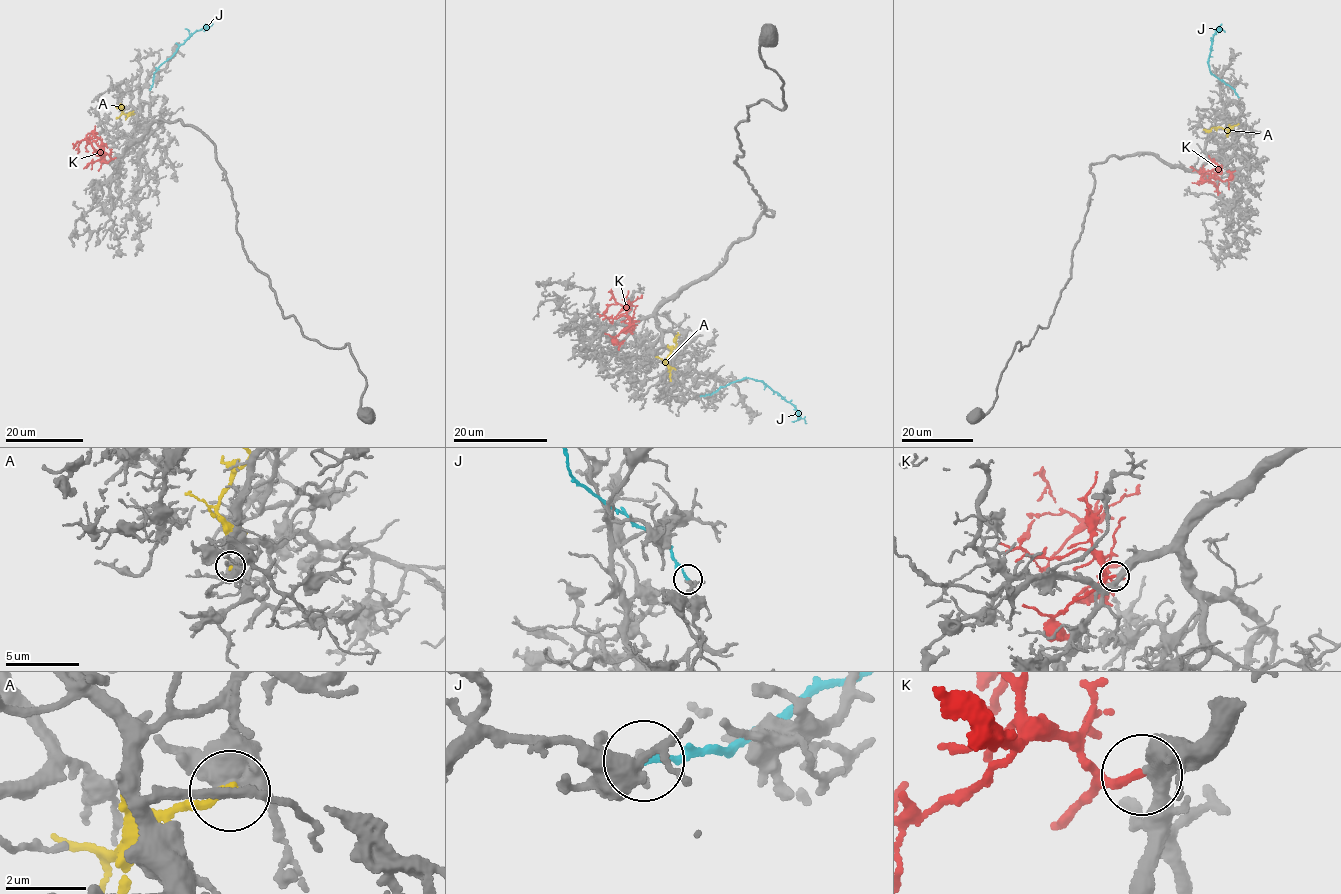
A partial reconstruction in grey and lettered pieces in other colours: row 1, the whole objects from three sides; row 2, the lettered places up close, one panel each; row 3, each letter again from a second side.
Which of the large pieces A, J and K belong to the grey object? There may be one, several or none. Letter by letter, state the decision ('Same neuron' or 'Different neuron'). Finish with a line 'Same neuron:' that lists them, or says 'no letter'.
A: Different neuron
J: Different neuron
K: Same neuron
Same neuron: K

